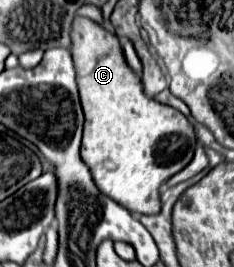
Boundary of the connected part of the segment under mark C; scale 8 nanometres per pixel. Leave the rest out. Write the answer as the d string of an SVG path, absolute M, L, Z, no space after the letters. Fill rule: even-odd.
M75 17L71 31L71 55L77 69L77 83L85 113L85 131L81 143L83 163L91 169L91 175L97 181L95 185L101 193L105 193L131 213L155 215L157 211L161 211L161 183L185 169L193 159L197 147L193 125L181 111L149 99L143 93L143 83L127 65L117 35L103 29L99 23L85 17Z

